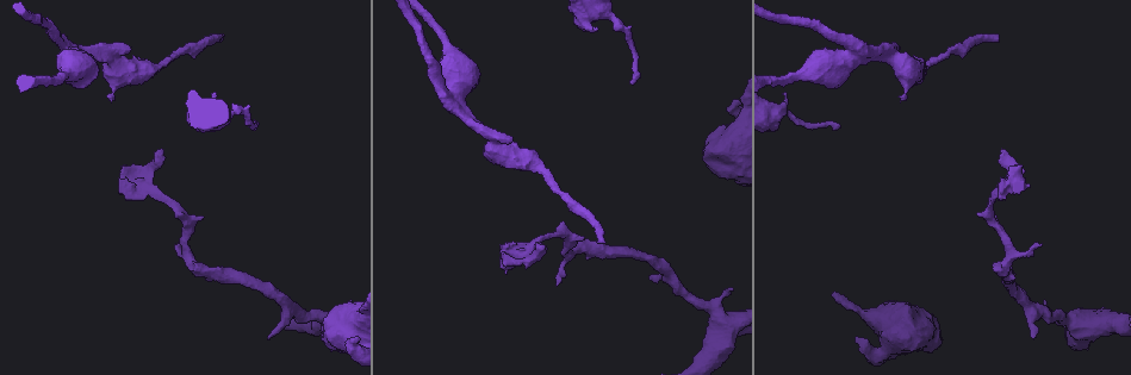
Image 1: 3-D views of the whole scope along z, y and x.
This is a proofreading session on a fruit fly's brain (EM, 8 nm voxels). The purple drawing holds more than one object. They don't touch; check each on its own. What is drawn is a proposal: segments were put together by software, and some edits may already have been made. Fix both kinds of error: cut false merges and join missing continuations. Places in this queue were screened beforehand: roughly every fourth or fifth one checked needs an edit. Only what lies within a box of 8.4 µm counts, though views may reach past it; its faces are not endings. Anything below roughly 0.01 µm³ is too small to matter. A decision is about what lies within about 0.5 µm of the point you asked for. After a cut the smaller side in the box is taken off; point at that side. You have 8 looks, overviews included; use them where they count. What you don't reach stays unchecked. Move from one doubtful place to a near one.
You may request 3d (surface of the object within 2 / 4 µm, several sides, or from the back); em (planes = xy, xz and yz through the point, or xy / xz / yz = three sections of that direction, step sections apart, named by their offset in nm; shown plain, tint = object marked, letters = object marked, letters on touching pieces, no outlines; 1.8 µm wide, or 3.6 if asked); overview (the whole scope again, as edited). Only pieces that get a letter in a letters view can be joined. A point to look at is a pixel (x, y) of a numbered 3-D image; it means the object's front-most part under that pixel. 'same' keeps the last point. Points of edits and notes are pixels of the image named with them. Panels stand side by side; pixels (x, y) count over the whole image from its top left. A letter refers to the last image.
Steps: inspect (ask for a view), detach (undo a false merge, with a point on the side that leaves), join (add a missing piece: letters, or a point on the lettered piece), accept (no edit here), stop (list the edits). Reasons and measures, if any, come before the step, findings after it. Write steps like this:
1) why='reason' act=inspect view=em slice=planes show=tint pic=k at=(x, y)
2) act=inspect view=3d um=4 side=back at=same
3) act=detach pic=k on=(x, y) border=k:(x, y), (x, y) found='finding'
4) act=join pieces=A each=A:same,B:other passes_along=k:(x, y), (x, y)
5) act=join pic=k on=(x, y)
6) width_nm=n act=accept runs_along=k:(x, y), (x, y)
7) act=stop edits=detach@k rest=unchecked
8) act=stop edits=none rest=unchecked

why='thick end' act=inspect view=em slice=planes show=letters pic=1 at=(596, 30)

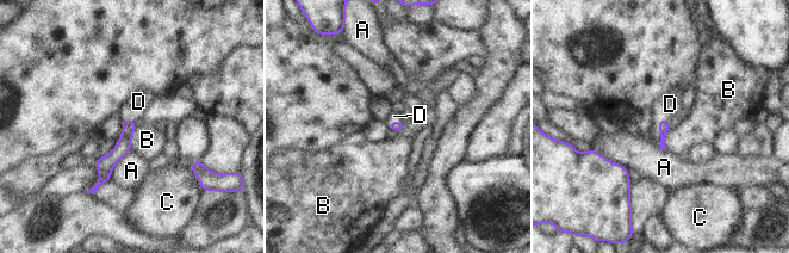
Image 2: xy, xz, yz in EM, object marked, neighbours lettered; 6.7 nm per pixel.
act=join pieces=D each=A:other,B:other,C:other,D:same passes_along=2:(663, 124), (660, 131), (670, 104) found='the neuron continues'

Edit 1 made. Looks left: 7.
why='an open end' act=inspect view=em slice=planes show=letters pic=1 at=(223, 36)

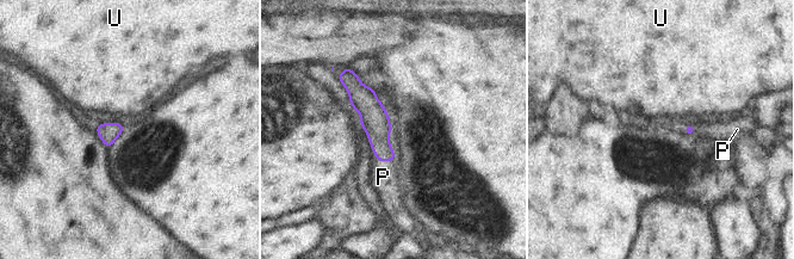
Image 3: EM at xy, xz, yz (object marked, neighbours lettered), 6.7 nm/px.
act=join pieces=P each=P:same,U:other passes_along=3:(376, 122), (377, 159), (383, 177) found='the neuron continues'

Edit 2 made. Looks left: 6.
why='redraw' act=inspect view=overview

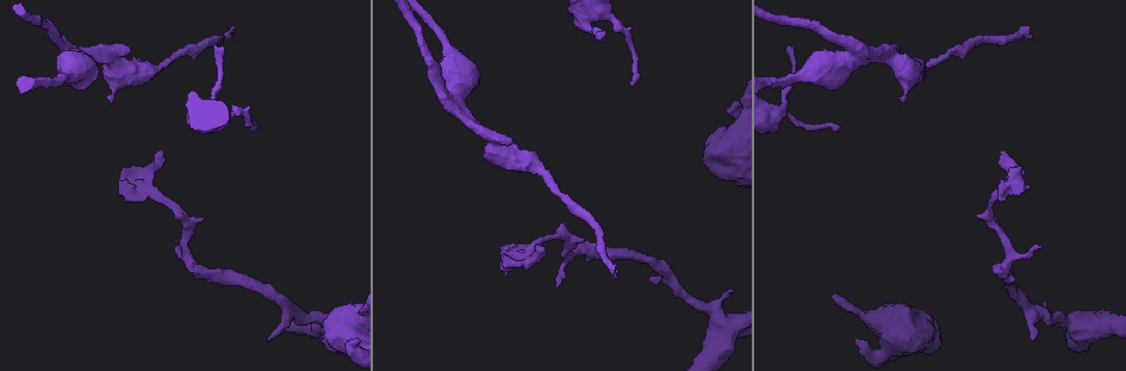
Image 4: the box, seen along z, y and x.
why='branch point' act=inspect view=3d um=4 pic=4 at=(902, 64)

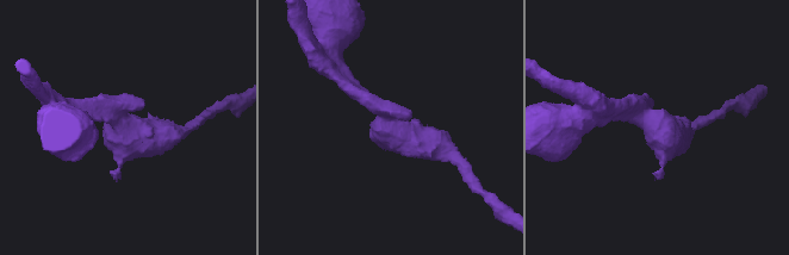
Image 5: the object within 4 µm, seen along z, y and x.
why='need the tissue' act=inspect view=em um=3.6 slice=planes show=letters pic=5 at=(386, 121)

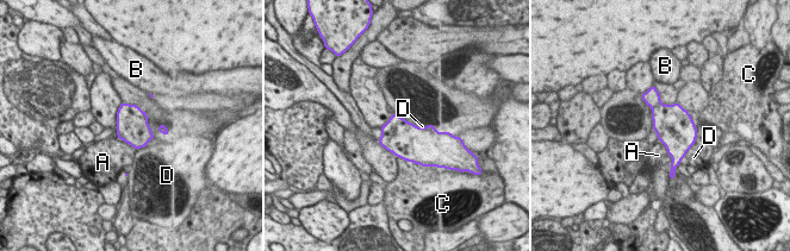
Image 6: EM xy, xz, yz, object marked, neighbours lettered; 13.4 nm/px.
longest_contact=D:650nm act=detach pic=6 on=(652, 98) each=A:other,B:other,C:other,D:other border=6:(660, 102), (652, 108) found='two neurons meet here'

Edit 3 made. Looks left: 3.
act=stop edits=join@2,join@3,detach@6 rest=unchecked

